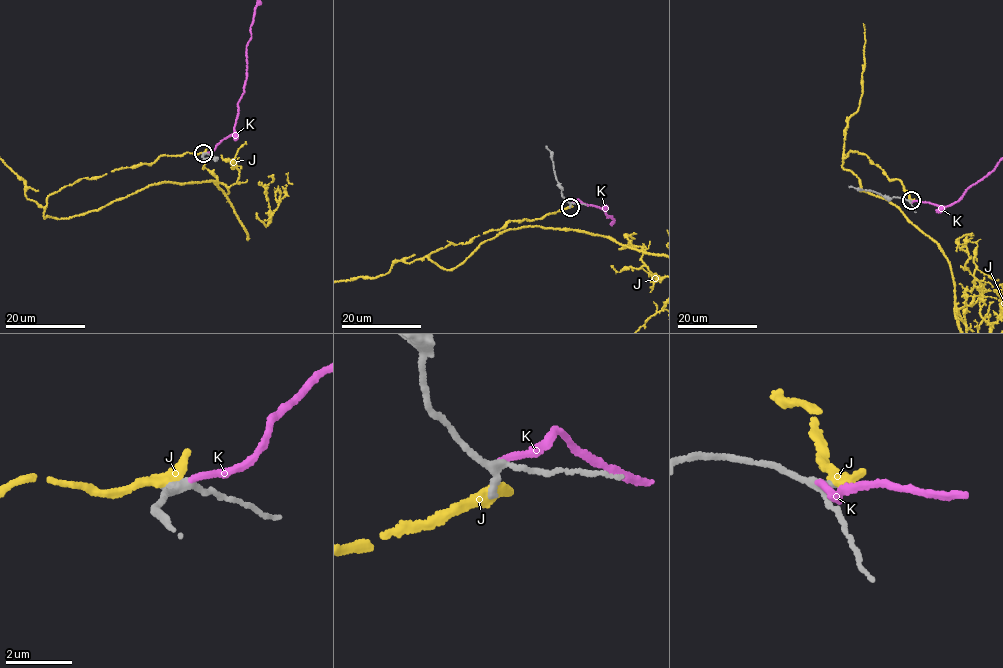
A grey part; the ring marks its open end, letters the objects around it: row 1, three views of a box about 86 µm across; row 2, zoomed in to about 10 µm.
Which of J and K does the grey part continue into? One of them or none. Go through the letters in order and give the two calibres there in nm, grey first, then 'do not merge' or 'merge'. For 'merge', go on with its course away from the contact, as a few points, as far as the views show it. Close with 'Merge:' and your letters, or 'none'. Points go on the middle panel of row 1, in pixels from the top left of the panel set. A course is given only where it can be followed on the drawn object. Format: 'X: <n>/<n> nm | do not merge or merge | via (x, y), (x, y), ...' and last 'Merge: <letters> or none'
J: 220/280 nm | do not merge
K: 240/180 nm | do not merge
Merge: none

